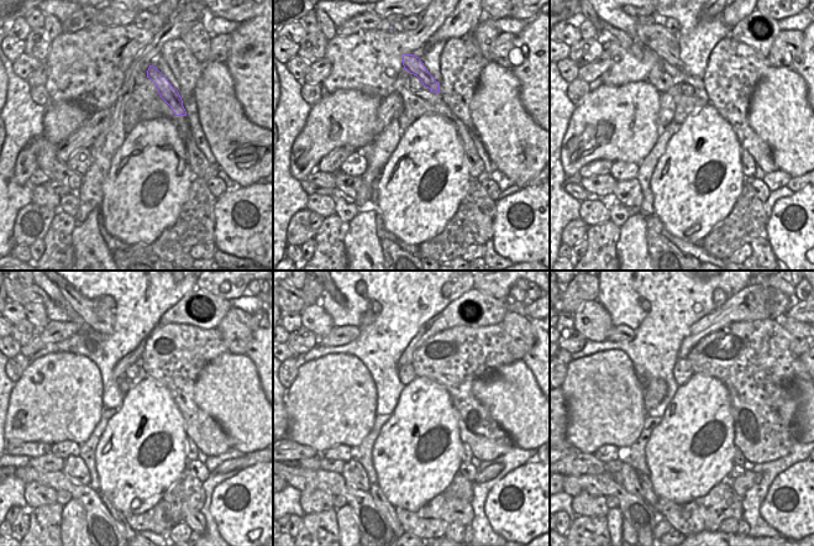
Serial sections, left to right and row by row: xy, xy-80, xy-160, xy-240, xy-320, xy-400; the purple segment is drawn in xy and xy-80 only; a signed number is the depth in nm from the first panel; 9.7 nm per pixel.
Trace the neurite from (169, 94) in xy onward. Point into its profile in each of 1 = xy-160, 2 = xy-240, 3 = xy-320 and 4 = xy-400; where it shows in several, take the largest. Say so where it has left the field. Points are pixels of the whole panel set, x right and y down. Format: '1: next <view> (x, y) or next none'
1: next xy-160 (663, 42)
2: next xy-240 (93, 311)
3: next xy-320 (337, 295)
4: next none

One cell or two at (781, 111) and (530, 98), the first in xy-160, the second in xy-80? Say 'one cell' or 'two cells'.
two cells

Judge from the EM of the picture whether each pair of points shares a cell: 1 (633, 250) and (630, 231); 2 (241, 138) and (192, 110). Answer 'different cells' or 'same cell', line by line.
1: same cell
2: different cells

